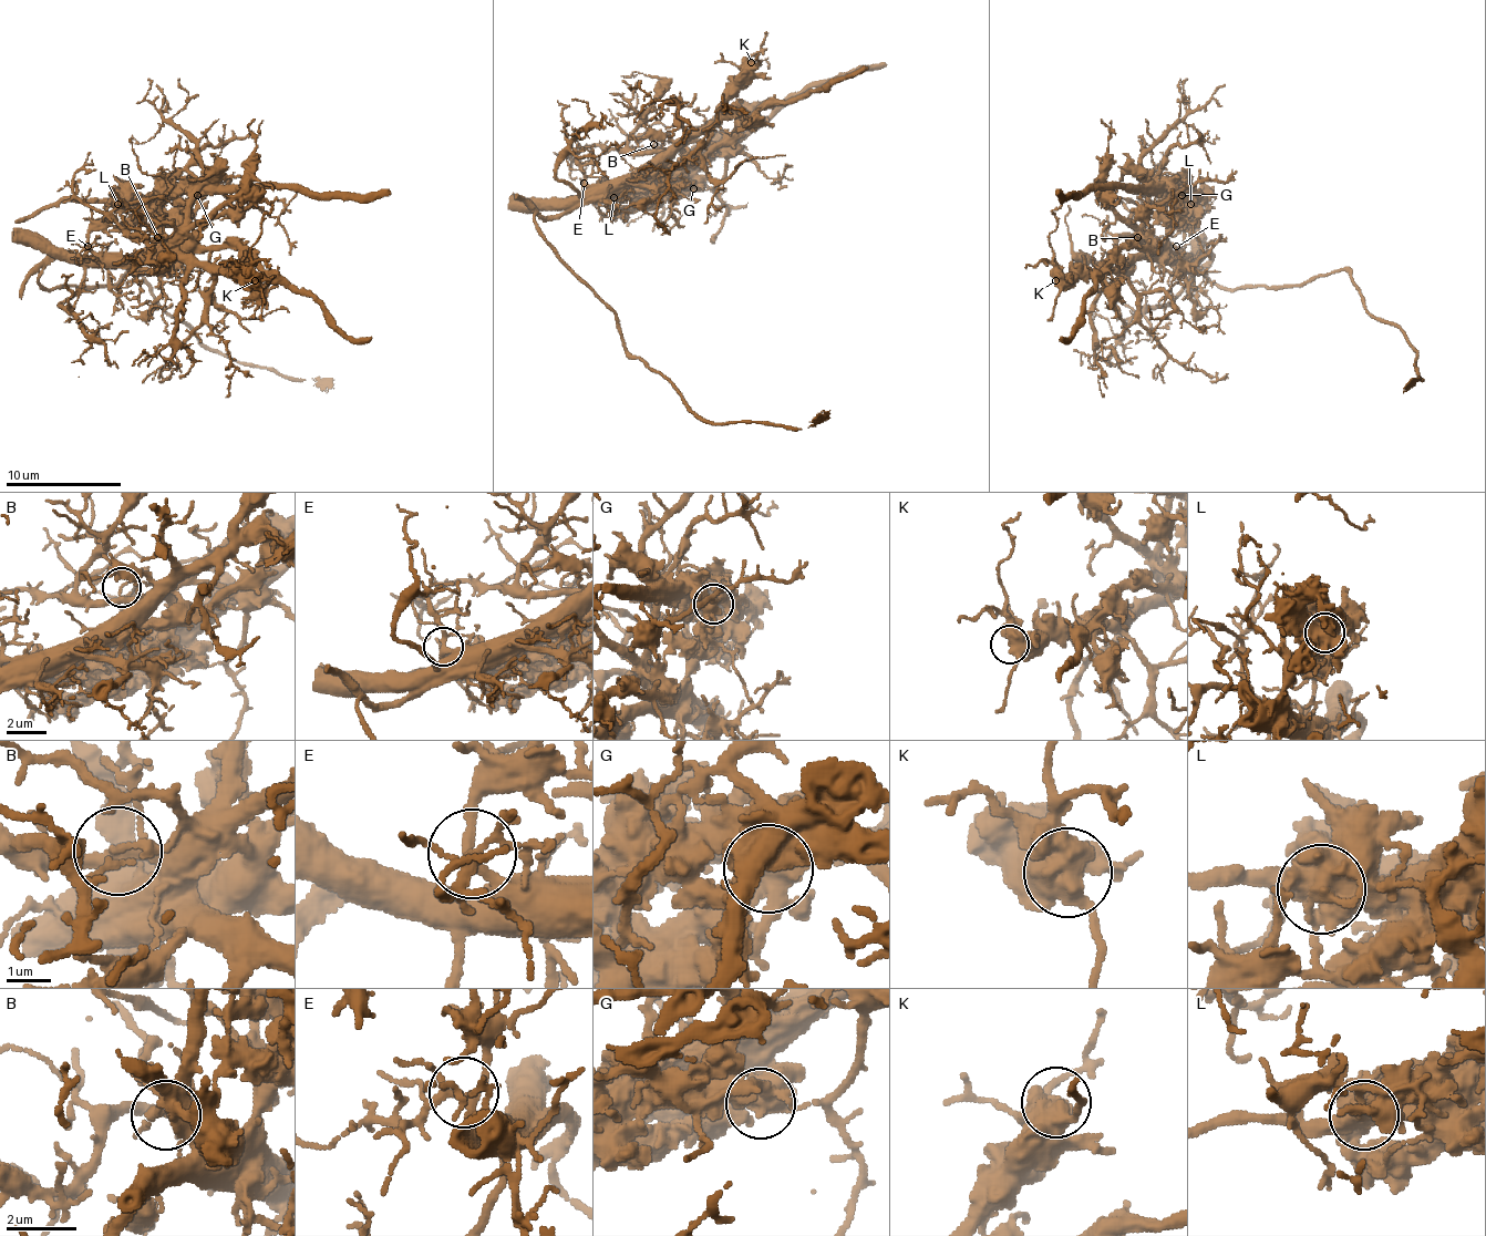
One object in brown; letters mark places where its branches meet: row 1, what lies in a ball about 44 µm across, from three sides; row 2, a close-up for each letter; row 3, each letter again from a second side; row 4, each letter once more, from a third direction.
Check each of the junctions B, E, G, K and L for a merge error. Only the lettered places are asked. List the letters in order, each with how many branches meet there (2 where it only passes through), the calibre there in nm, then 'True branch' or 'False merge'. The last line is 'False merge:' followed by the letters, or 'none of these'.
B: Branches: 4. Thickness 200 nm. False merge
E: Branches: 5. Thickness 240 nm. True branch
G: Branches: 6. Thickness 480 nm. False merge
K: Branches: 4. Thickness 600 nm. True branch
L: Branches: 8. Thickness 650 nm. False merge
False merge: B, G, L

